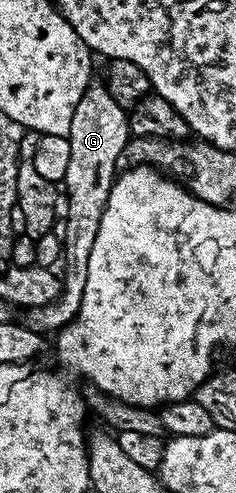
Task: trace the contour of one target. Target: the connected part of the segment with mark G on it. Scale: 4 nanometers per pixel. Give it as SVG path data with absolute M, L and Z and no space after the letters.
M93 82L74 106L74 118L67 134L70 142L70 167L66 169L63 187L68 187L66 236L62 241L62 283L60 297L46 306L34 306L23 313L22 322L30 330L41 334L55 334L78 314L82 294L86 290L86 269L90 266L90 249L98 235L98 222L106 210L112 184L116 181L118 154L130 138L128 112L114 98L107 83Z

